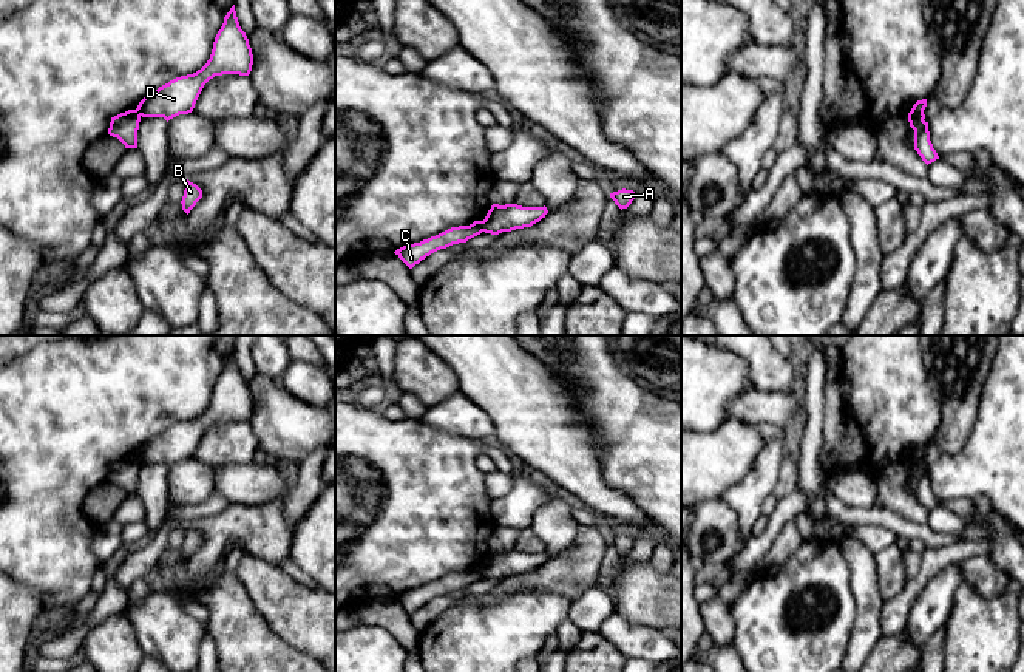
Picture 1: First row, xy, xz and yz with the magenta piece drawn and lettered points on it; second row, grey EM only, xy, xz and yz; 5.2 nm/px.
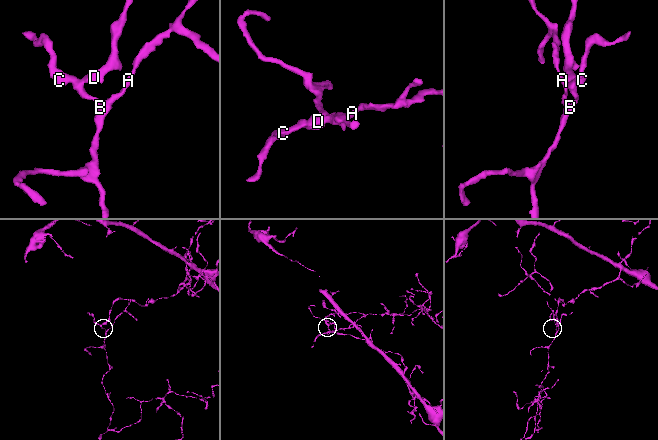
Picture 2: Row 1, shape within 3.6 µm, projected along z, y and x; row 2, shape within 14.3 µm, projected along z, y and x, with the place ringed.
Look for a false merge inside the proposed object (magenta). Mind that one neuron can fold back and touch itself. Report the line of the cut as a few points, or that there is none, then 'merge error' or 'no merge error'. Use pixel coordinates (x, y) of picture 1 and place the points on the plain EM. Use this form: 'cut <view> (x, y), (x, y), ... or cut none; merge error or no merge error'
cut yz (910, 458), (922, 459); merge error

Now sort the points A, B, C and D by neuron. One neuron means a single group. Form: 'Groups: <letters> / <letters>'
Groups: A B C / D

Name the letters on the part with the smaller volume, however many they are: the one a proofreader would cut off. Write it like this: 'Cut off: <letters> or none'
Cut off: A, B, C

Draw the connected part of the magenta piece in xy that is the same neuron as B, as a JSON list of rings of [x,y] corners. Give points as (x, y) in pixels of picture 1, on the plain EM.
[[[182,525],[184,527],[184,542],[182,542],[182,556],[188,561],[190,556],[196,552],[196,548],[202,544],[202,536],[190,528],[188,525]]]

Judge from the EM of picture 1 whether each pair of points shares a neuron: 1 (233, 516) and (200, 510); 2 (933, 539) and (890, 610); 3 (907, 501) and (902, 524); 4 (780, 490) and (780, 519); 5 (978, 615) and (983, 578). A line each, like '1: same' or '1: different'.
1: different
2: different
3: different
4: different
5: different

